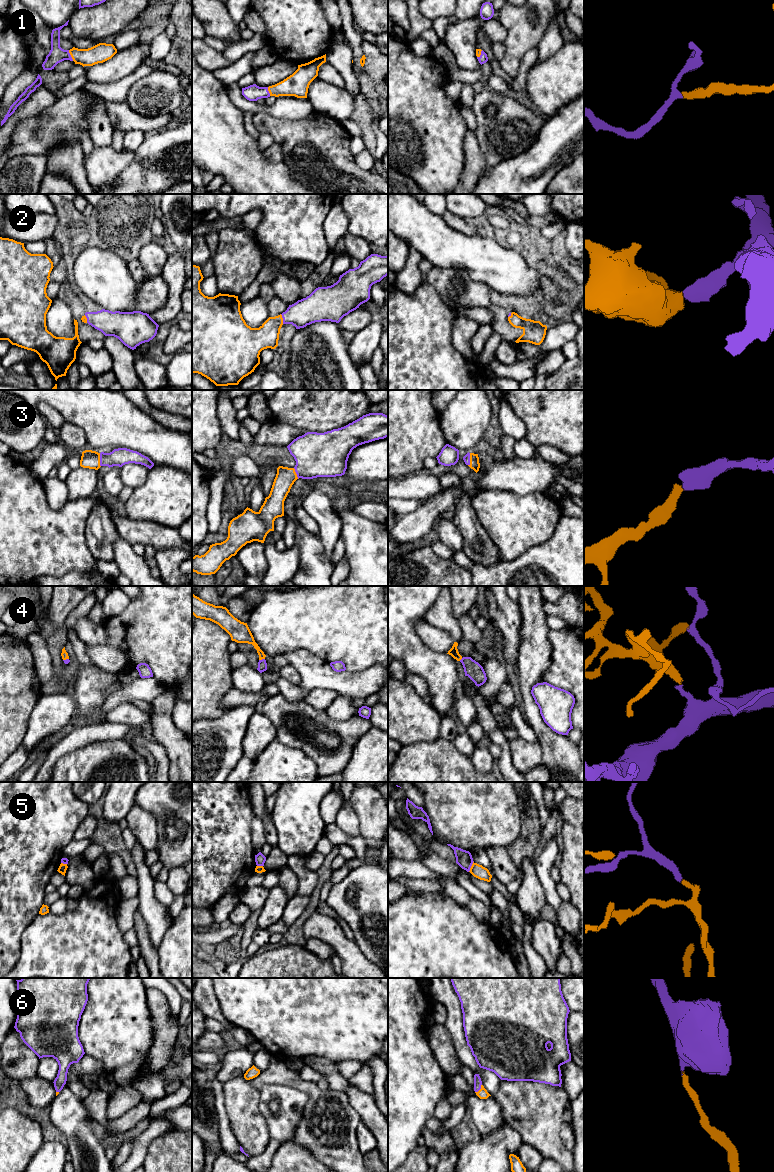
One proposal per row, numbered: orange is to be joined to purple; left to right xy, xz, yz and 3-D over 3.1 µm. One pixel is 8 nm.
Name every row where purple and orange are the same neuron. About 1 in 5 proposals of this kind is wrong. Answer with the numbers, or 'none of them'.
1, 2, 3, 4, 6

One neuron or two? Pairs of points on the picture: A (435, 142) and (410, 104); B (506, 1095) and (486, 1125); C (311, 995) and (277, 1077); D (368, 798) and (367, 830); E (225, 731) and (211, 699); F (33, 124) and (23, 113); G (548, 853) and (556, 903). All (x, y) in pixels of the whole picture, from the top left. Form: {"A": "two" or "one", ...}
{"A": "one", "B": "two", "C": "two", "D": "one", "E": "two", "F": "two", "G": "one"}

